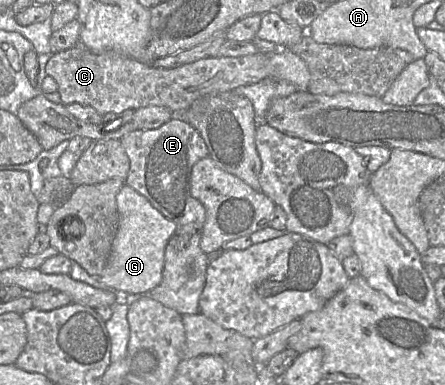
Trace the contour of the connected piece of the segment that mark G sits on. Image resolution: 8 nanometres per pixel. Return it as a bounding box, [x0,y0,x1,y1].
[94,183,176,294]

